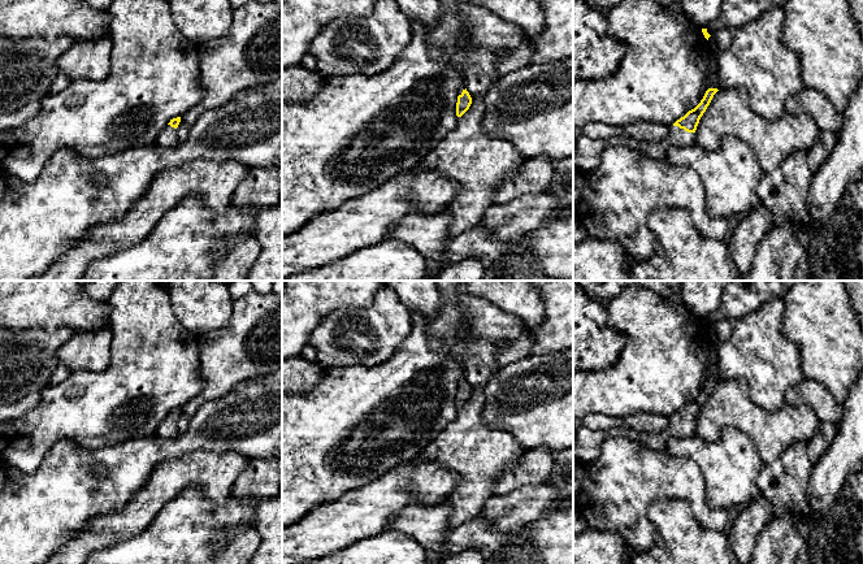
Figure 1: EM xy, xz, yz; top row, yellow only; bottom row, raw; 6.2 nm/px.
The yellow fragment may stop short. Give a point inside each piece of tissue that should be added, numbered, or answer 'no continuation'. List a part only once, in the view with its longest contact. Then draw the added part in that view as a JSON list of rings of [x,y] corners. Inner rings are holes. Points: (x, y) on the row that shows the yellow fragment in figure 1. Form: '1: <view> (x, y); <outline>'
1: yz (586, 152); [[[669,126],[665,138],[656,142],[639,142],[636,138],[620,135],[610,139],[590,139],[580,136],[573,143],[573,166],[582,174],[595,170],[600,164],[603,151],[608,146],[624,146],[651,159],[664,159],[669,147],[686,147],[694,144],[694,133],[678,126]]]

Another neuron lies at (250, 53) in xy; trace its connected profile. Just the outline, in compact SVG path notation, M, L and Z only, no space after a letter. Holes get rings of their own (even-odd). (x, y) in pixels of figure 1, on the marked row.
M250 0L234 9L229 31L199 45L203 99L181 116L178 139L188 138L196 120L205 112L230 101L239 91L282 78L282 4Z

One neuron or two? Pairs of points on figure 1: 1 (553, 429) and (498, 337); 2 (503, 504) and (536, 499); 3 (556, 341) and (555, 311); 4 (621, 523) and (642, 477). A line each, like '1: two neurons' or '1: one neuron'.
1: two neurons
2: one neuron
3: one neuron
4: one neuron

